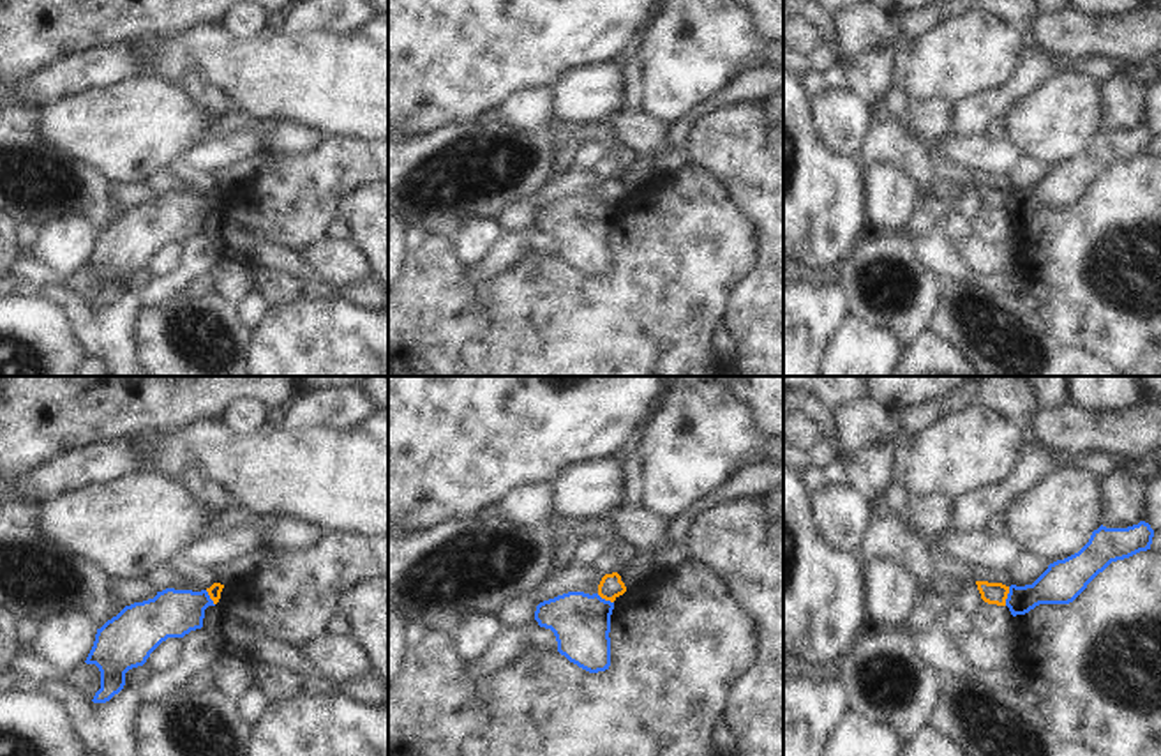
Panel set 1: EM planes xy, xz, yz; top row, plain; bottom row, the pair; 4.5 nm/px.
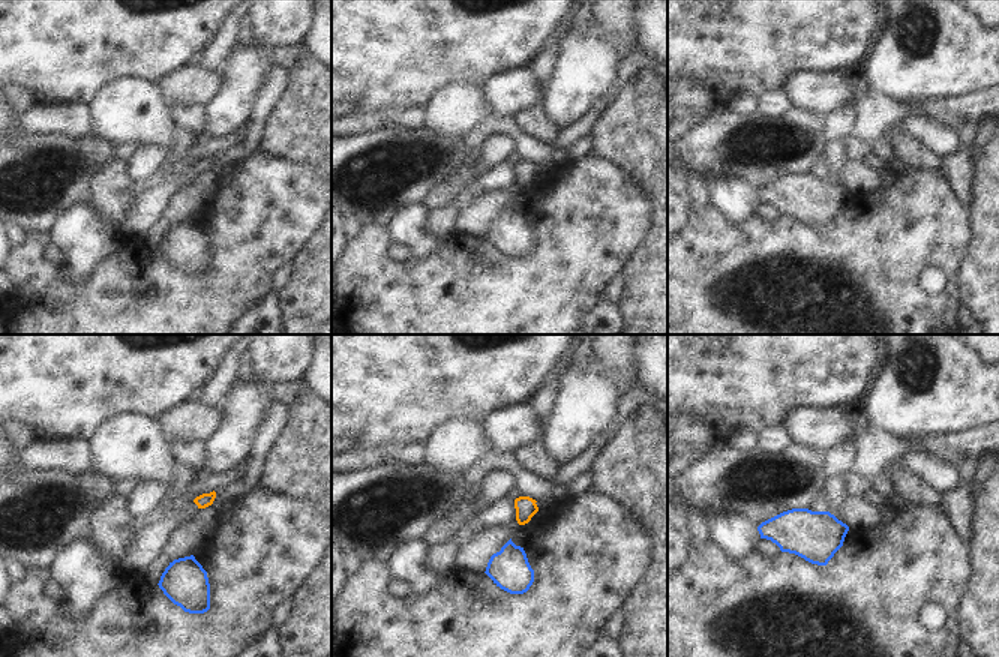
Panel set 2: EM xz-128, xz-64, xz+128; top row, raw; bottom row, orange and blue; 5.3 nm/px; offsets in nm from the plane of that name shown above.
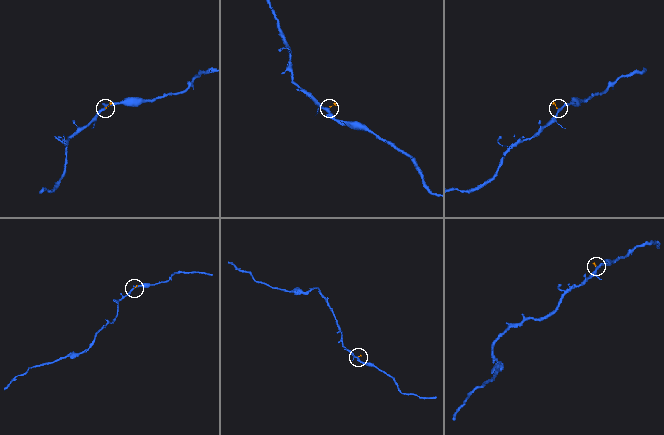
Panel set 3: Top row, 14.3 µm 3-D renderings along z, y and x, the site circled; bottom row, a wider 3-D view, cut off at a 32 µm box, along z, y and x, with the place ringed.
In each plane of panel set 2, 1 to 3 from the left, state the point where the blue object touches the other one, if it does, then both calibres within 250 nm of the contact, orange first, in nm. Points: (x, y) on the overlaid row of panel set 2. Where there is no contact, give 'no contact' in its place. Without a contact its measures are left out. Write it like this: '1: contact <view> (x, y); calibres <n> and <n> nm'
1: no contact
2: no contact
3: no contact

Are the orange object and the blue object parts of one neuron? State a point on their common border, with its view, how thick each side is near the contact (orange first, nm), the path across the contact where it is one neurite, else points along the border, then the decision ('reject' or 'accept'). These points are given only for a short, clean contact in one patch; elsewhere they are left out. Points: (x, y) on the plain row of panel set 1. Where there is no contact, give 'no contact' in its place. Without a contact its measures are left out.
meets orange in yz at (1006, 200); 100 nm thick on the orange side, 180 nm on the other; border along yz (1010, 191), (1004, 209); reject

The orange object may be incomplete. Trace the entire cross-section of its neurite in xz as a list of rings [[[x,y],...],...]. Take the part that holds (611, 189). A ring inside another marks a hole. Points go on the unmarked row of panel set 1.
[[[618,177],[605,178],[598,189],[598,200],[610,207],[614,207],[625,196],[626,196],[626,191],[621,185],[621,180]]]

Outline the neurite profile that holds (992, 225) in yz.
[[[988,208],[974,223],[974,235],[985,242],[1006,242],[1011,238],[1013,219],[1007,210]]]

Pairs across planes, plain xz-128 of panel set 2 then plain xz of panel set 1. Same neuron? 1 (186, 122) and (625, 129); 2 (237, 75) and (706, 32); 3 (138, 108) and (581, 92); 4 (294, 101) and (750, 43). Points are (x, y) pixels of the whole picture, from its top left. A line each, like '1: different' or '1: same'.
1: same
2: same
3: different
4: different

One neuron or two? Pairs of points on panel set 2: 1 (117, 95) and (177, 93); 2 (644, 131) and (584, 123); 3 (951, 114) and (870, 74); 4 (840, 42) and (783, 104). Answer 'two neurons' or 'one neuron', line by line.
1: two neurons
2: two neurons
3: two neurons
4: two neurons

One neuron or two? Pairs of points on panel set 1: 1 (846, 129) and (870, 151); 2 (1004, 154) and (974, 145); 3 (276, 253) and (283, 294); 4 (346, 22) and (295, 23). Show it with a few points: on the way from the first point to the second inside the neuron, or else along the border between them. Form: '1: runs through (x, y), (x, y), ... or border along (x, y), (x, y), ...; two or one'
1: border along (870, 122), (860, 152); two
2: runs through (997, 154), (981, 152); one
3: border along (253, 265), (283, 271), (304, 281); two
4: runs through (334, 22), (307, 22); one

